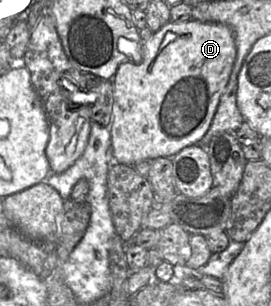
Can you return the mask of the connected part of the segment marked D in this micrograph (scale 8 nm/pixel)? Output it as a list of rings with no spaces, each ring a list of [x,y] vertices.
[[[194,19],[182,23],[169,21],[154,32],[144,42],[143,59],[139,63],[121,63],[113,77],[114,102],[109,127],[113,161],[134,165],[141,160],[172,158],[187,146],[200,145],[228,84],[236,53],[234,33],[229,26],[221,23]]]

